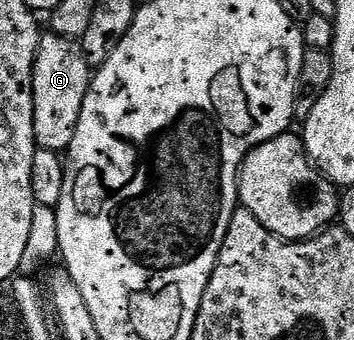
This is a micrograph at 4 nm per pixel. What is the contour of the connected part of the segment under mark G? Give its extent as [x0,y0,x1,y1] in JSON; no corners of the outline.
[32,32,90,151]

